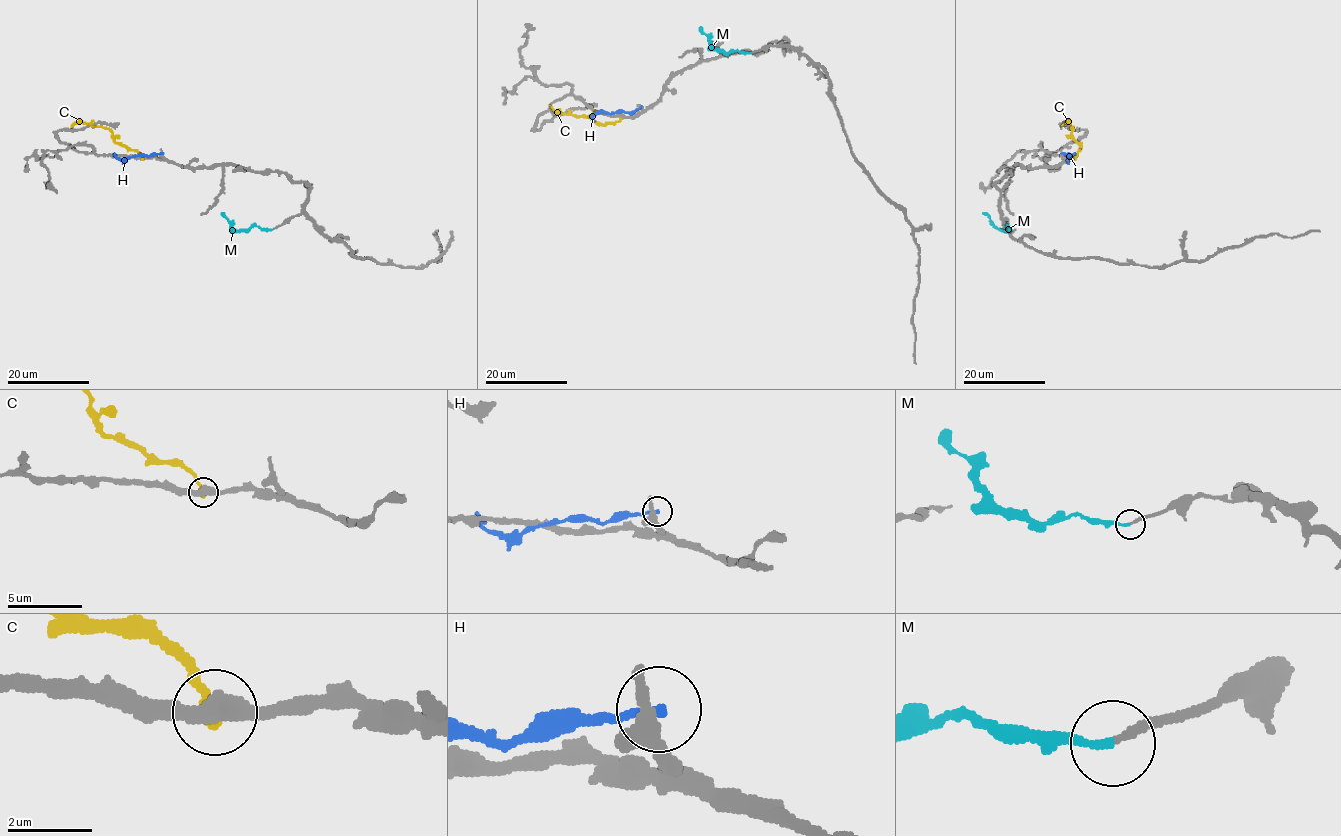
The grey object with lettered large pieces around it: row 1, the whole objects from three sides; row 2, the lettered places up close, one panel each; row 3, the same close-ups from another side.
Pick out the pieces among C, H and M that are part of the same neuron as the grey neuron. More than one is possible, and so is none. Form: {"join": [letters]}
{"join": ["M"]}

